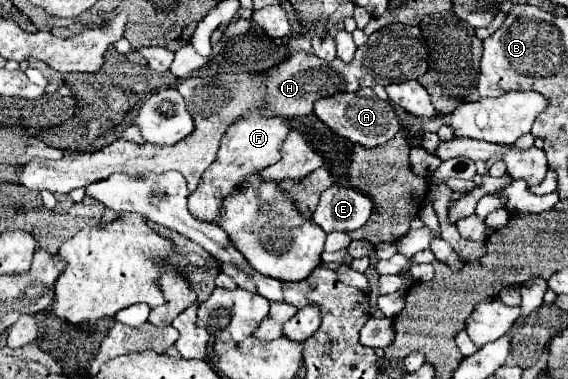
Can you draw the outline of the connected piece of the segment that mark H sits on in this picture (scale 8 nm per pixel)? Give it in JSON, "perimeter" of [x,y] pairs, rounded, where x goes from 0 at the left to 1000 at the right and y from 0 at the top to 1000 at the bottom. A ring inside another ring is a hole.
{"perimeter":[[[704,61],[680,66],[676,77],[655,87],[648,108],[627,129],[616,166],[606,166],[595,150],[585,161],[563,161],[560,150],[553,150],[549,172],[539,172],[539,161],[525,150],[528,145],[514,145],[486,177],[472,182],[468,193],[384,193],[377,203],[317,208],[312,237],[324,256],[331,293],[338,298],[345,340],[338,346],[338,361],[327,361],[303,388],[275,388],[261,377],[239,383],[218,367],[204,367],[183,393],[165,404],[141,404],[134,420],[60,420],[42,441],[32,478],[56,504],[85,499],[88,509],[120,509],[134,493],[151,493],[165,478],[190,472],[197,456],[261,462],[310,446],[327,467],[331,499],[342,504],[359,446],[377,425],[387,367],[401,330],[412,325],[437,288],[458,282],[458,266],[465,266],[465,282],[472,277],[479,298],[486,293],[511,309],[542,309],[553,298],[553,272],[563,256],[581,256],[602,240],[627,240],[630,230],[658,230],[665,219],[711,219],[722,208],[736,208],[754,182],[754,129],[739,77]]]}

